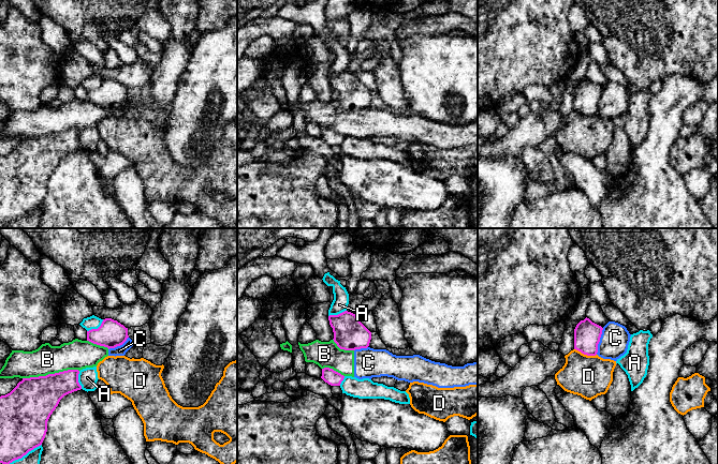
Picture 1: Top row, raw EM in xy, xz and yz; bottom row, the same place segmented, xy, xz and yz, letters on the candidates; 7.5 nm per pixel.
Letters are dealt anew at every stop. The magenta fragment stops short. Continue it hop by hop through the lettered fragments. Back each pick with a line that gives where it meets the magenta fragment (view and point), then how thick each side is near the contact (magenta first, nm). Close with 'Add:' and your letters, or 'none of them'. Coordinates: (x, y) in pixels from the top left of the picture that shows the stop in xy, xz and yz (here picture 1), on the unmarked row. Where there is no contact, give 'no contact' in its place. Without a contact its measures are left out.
Add: none of them

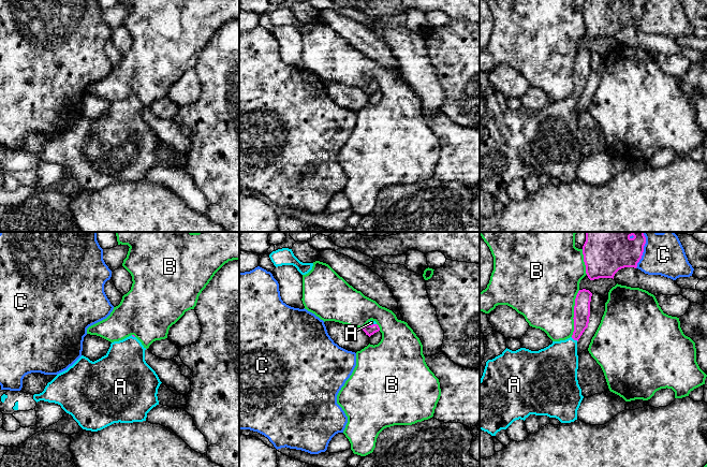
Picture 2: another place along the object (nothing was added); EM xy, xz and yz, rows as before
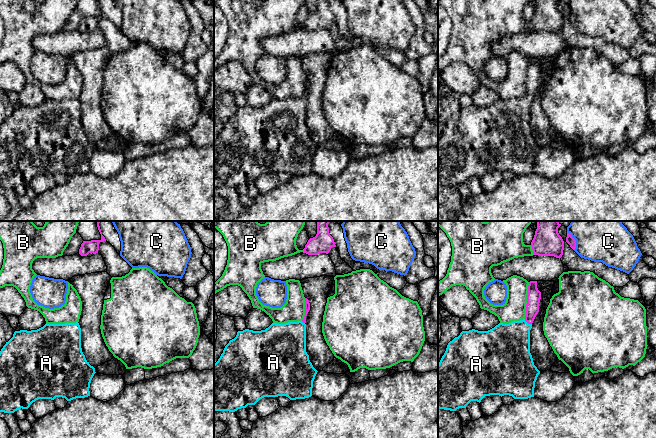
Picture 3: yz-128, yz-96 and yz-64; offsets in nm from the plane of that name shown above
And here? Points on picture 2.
A: contact yz (574, 99); calibres 130 and 320 nm
Add: A

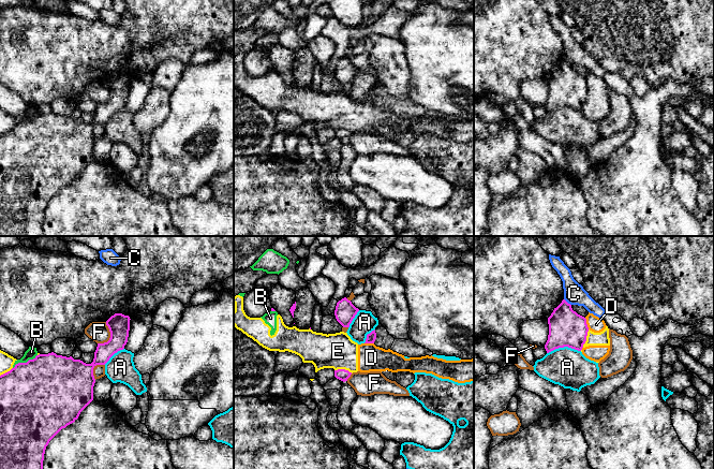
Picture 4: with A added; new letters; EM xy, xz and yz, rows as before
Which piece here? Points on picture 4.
Add: none of them

